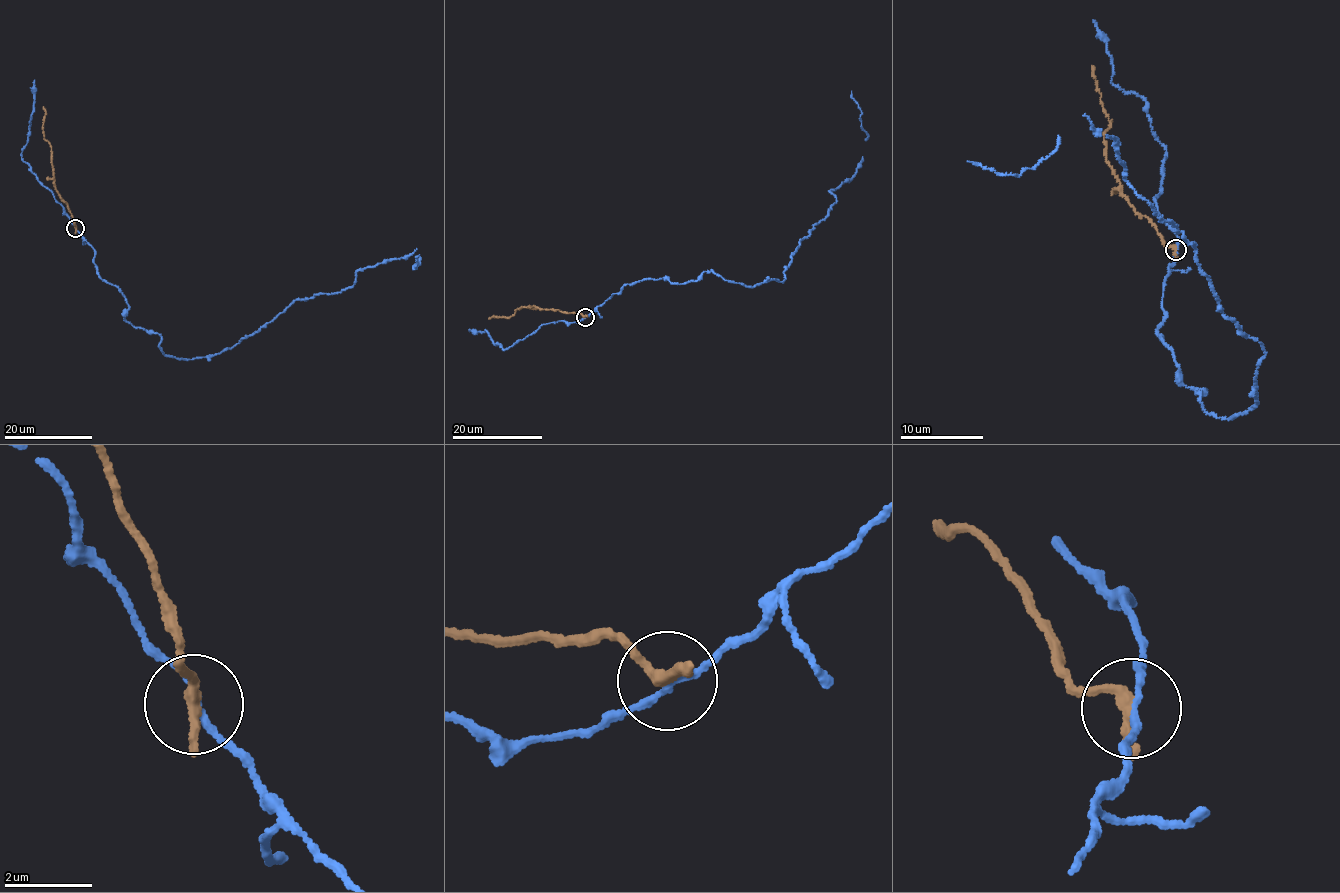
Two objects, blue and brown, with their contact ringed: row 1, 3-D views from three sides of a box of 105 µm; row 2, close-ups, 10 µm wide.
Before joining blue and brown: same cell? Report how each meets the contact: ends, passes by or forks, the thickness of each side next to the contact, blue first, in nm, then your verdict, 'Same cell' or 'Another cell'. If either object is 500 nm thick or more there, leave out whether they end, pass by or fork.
At the ring blue passes by. At the ring brown ends. Thickness 130 nm (blue) against 320 nm. Another cell

